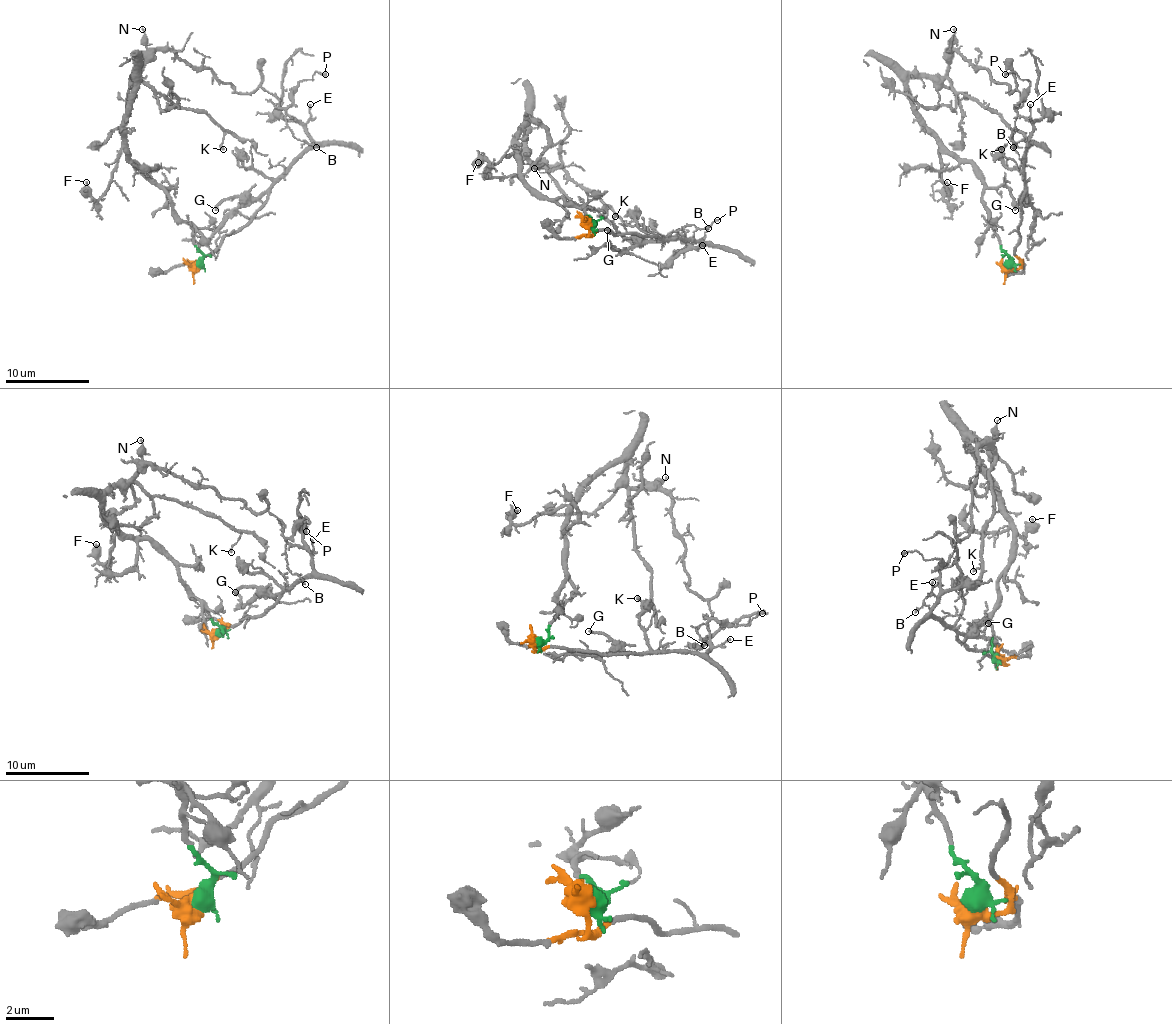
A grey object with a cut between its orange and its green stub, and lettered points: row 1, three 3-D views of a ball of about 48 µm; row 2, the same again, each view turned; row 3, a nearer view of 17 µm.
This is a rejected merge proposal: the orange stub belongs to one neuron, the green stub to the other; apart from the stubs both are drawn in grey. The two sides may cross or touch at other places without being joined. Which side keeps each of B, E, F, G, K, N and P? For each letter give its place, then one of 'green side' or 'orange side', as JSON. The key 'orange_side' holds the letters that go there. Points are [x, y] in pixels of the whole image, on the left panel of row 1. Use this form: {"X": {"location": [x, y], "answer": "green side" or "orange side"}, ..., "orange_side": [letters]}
{"B": {"location": [316, 147], "answer": "orange side"}, "E": {"location": [310, 104], "answer": "orange side"}, "F": {"location": [86, 182], "answer": "green side"}, "G": {"location": [215, 210], "answer": "orange side"}, "K": {"location": [223, 149], "answer": "green side"}, "N": {"location": [142, 29], "answer": "green side"}, "P": {"location": [325, 74], "answer": "orange side"}, "orange_side": ["B", "E", "G", "P"]}

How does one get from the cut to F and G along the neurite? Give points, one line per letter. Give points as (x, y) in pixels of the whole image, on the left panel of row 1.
F: (196, 265), (202, 254), (192, 229), (171, 198), (127, 154), (119, 156), (110, 185), (96, 200), (85, 181)
G: (196, 265), (196, 269), (223, 239), (235, 233), (267, 196), (260, 194), (256, 198), (223, 200), (215, 210)

